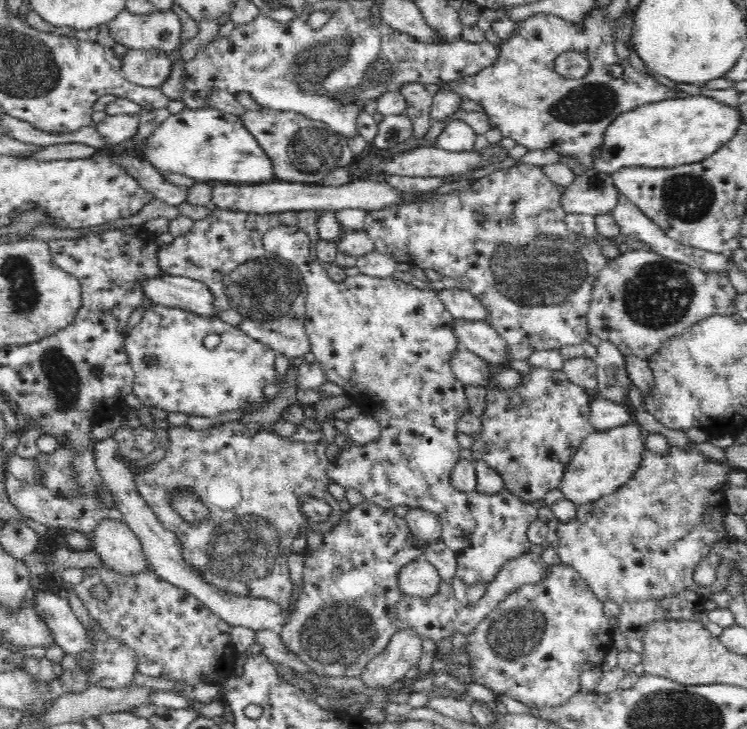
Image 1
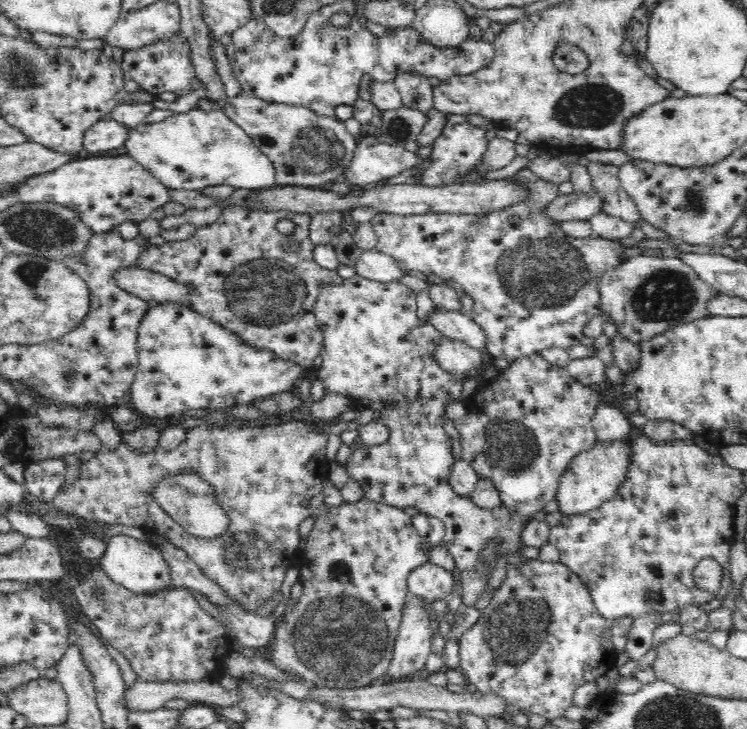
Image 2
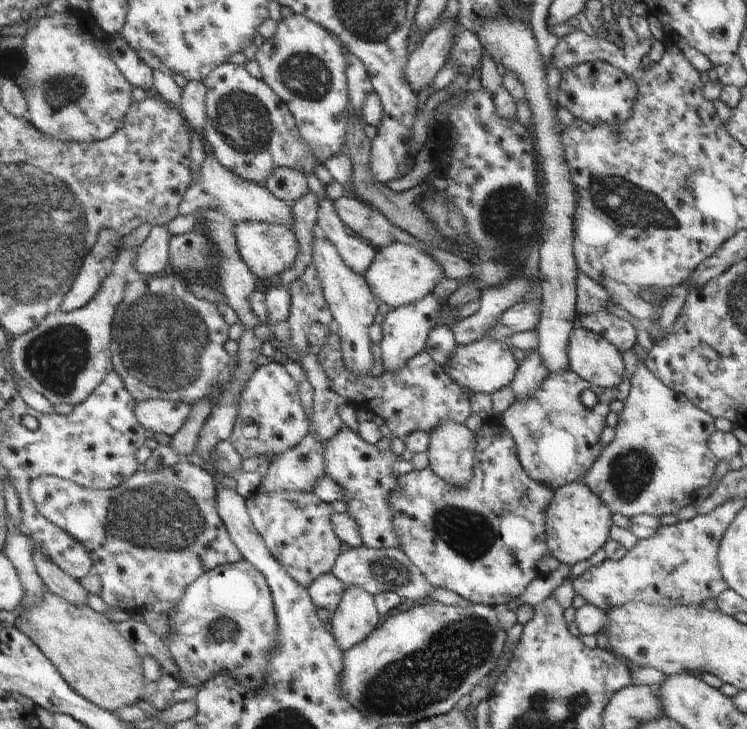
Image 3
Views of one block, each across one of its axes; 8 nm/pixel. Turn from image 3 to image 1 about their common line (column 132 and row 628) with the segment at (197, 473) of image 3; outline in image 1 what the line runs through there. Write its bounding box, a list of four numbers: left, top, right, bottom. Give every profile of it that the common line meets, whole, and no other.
[467,562,613,708]

